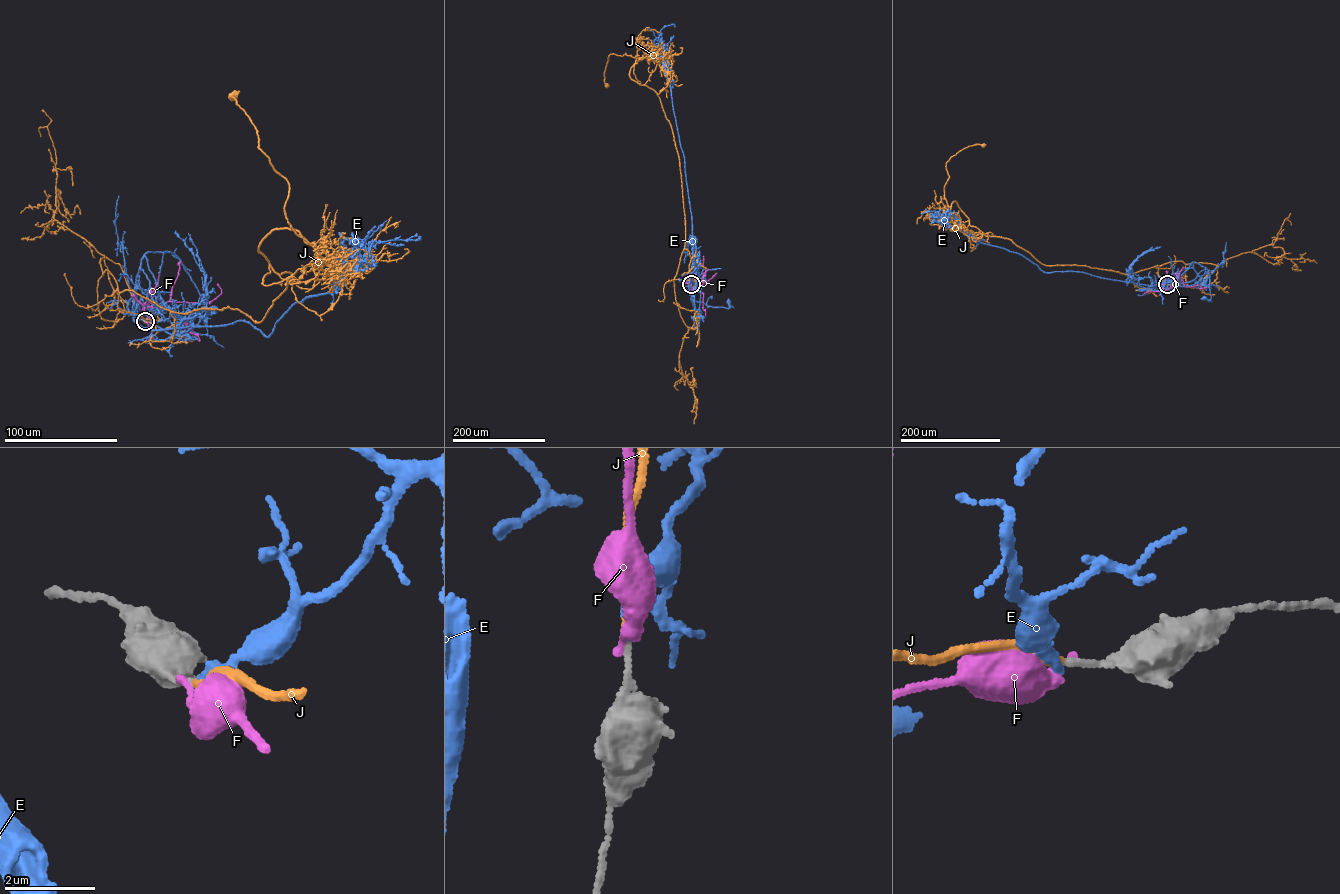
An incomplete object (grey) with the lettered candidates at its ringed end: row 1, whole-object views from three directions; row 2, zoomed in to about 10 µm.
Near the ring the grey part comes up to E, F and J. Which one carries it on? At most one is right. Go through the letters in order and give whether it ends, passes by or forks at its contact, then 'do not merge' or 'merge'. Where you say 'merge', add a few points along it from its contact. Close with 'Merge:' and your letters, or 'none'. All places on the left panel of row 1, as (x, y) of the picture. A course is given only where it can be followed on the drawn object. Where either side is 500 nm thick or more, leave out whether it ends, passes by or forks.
E: it ends; do not merge
F: it ends; do not merge
J: it ends; merge; course (144, 321), (259, 323), (293, 282), (258, 250), (308, 243), (288, 181), (231, 96)
Merge: J

